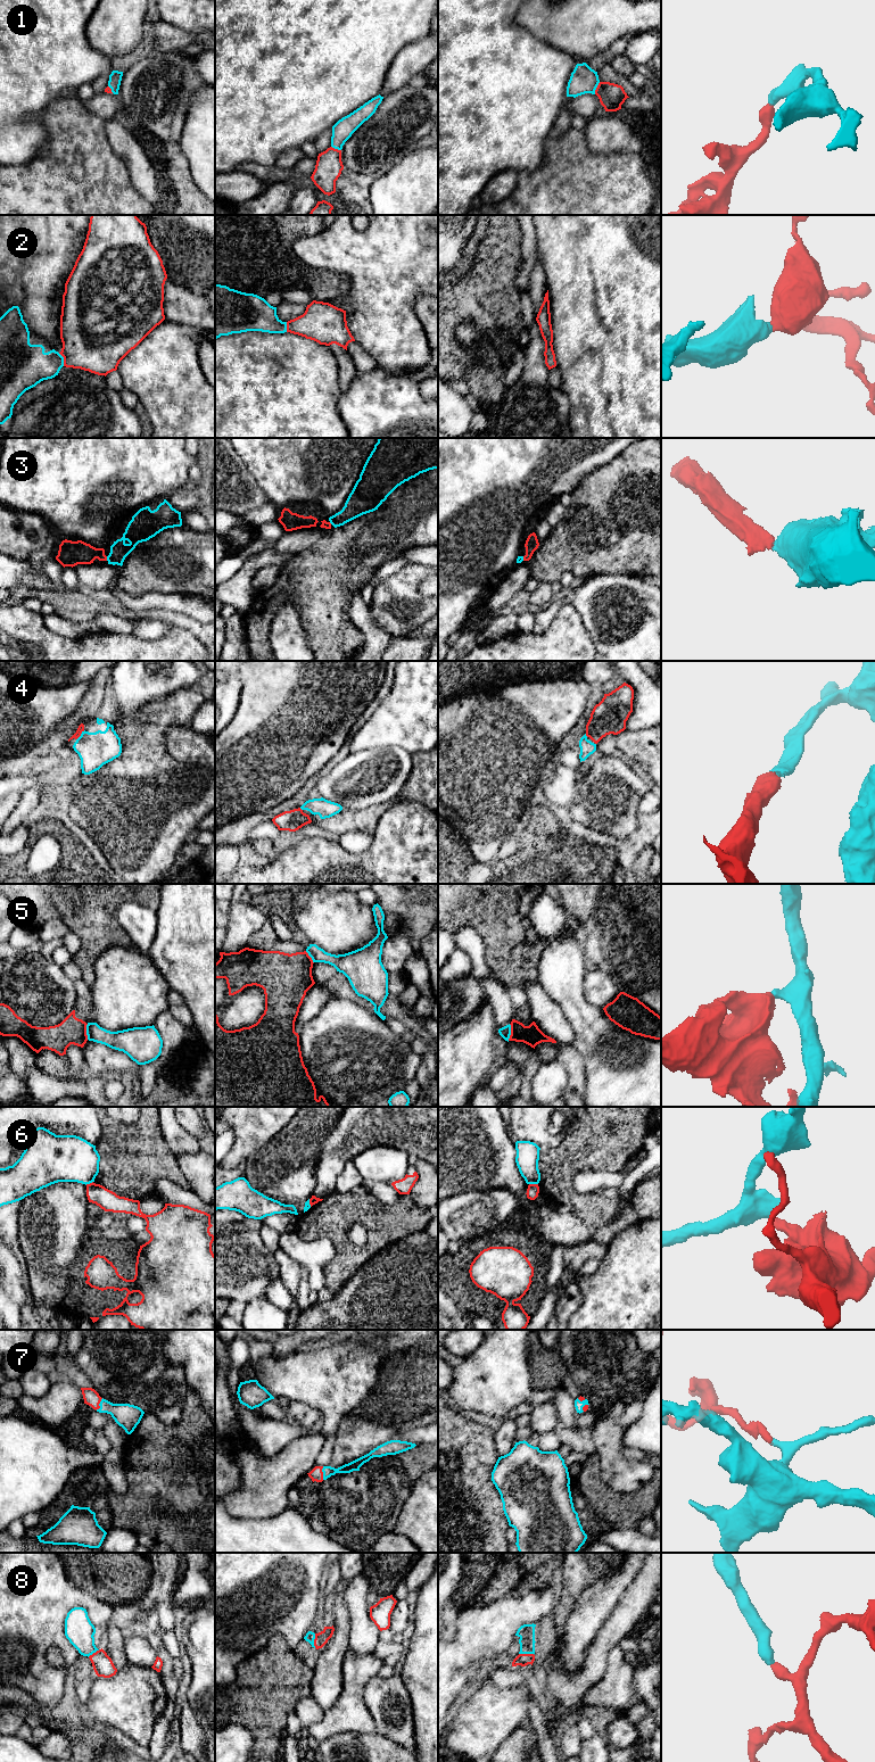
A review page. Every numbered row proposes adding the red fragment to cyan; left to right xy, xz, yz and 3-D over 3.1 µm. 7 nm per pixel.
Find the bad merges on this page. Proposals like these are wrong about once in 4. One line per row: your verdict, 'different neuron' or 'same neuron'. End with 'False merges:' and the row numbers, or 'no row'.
1: same neuron
2: same neuron
3: same neuron
4: same neuron
5: different neuron
6: different neuron
7: same neuron
8: same neuron
False merges: 5, 6

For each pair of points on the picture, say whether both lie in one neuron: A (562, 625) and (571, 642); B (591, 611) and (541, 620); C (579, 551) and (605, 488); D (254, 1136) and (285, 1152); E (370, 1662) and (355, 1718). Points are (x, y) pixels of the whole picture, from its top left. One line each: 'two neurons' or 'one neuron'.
A: one neuron
B: one neuron
C: one neuron
D: two neurons
E: one neuron

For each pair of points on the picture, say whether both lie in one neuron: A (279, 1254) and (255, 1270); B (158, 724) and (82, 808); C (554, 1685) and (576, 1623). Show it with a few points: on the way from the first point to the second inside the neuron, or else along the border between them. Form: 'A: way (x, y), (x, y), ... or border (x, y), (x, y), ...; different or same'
A: border (272, 1252), (279, 1266), (280, 1275); different
B: way (148, 745), (104, 788); same
C: border (585, 1659), (575, 1671), (552, 1670), (549, 1673); different

